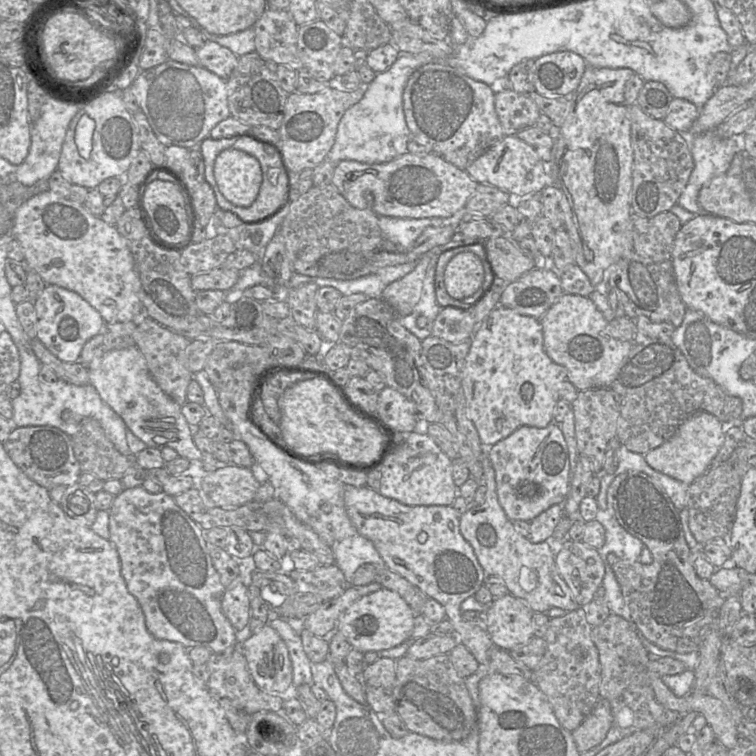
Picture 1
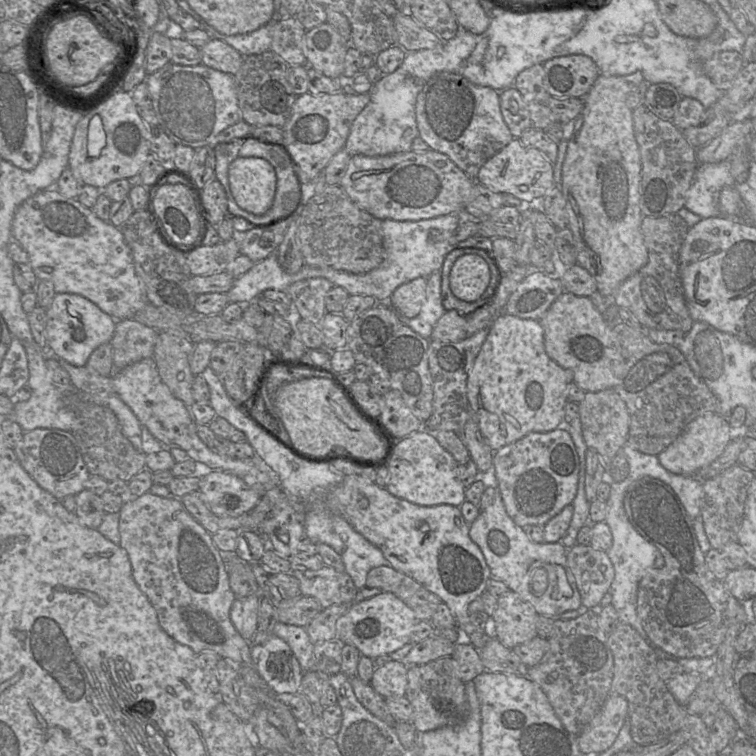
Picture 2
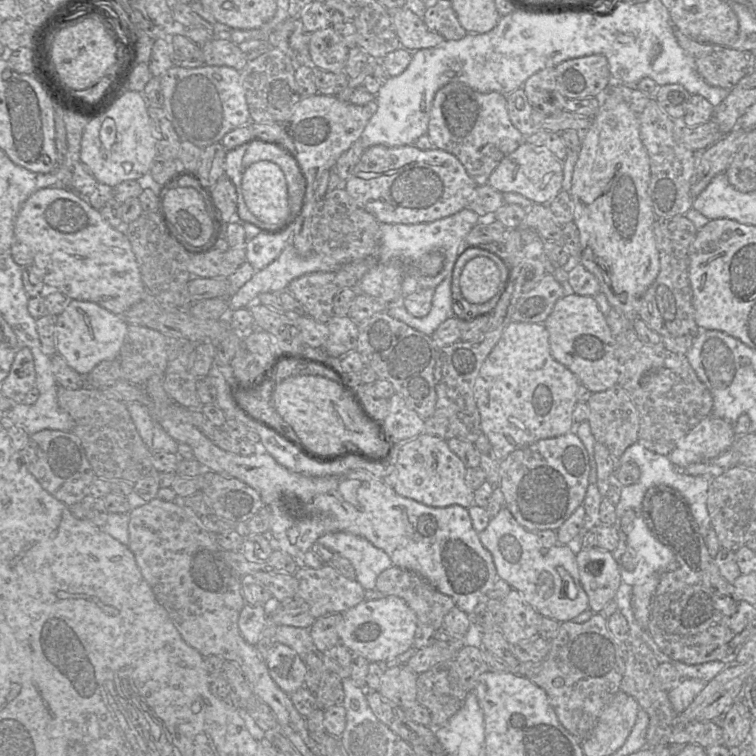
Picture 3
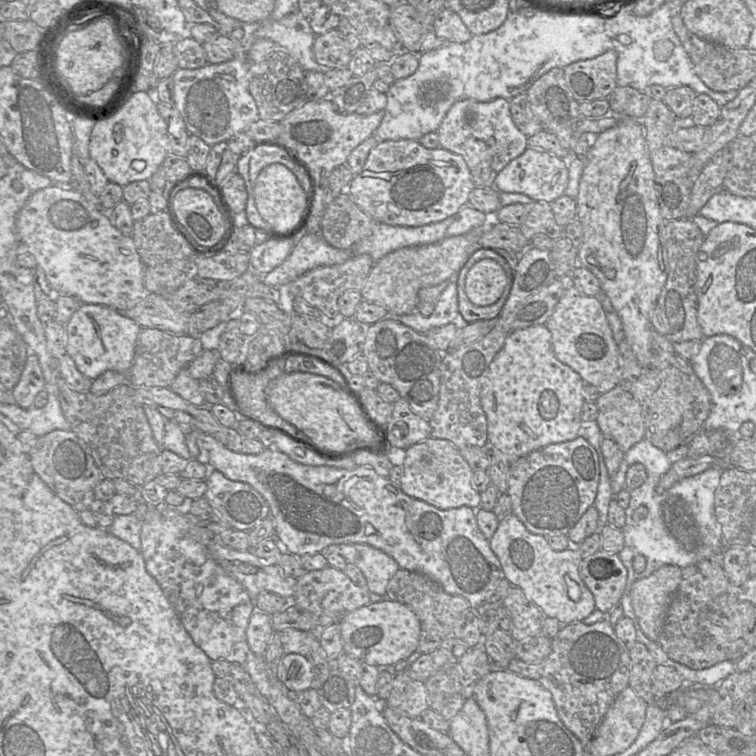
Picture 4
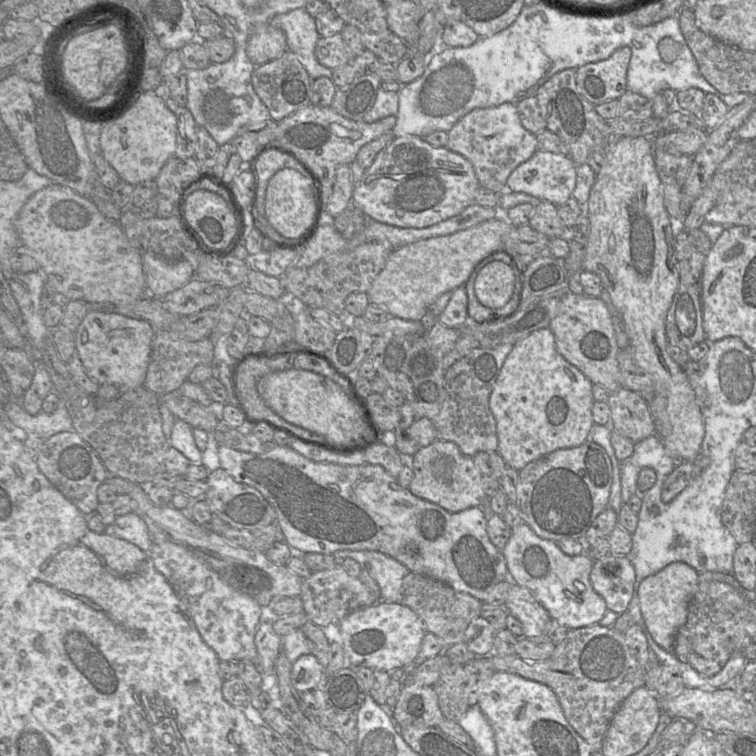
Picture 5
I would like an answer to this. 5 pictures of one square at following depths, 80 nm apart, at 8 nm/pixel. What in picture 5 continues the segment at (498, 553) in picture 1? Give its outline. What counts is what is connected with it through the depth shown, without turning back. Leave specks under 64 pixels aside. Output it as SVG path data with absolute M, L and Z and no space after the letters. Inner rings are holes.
M525 523L511 528L511 536L501 550L511 581L529 589L551 619L569 630L598 624L608 609L590 582L594 561L584 553L576 556L563 553L555 542L539 537Z

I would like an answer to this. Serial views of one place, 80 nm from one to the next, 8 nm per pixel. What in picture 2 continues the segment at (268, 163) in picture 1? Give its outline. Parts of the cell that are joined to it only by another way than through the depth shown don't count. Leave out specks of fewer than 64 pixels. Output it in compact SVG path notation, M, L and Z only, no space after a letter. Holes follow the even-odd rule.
M247 140L242 143L239 151L241 157L259 157L267 160L276 172L276 187L272 207L263 215L255 215L240 208L231 192L226 192L228 200L228 215L246 219L253 225L271 223L272 219L281 215L285 209L289 194L299 191L298 177L294 163L290 155L278 146L259 143L255 140Z

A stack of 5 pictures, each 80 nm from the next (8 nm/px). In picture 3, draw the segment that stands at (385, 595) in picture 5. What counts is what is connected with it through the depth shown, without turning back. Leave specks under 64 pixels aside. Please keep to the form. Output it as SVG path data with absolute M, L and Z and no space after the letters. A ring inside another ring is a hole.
M349 532L328 533L318 538L318 544L348 559L356 573L356 581L365 590L376 589L378 575L393 566L390 557L364 537Z

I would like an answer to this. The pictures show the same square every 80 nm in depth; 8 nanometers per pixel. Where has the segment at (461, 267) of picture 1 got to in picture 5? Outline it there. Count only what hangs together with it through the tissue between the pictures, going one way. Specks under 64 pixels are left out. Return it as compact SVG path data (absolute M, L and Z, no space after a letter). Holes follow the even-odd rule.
M491 261L478 272L474 290L479 302L489 308L501 308L512 298L516 276L512 267Z

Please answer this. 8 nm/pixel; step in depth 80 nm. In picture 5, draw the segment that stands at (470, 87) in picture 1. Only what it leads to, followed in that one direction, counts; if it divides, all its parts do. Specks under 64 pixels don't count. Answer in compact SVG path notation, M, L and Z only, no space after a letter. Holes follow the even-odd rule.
M512 103L472 110L448 131L446 147L468 159L480 186L496 194L508 191L507 179L512 171L538 150L536 136L523 127Z

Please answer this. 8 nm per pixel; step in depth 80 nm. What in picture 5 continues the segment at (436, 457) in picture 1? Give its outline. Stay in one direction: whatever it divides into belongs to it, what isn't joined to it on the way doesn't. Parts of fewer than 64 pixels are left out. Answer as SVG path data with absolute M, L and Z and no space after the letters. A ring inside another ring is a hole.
M435 440L412 456L413 479L409 491L416 497L437 504L449 512L479 507L488 499L481 487L482 473L472 457L463 454L450 441Z

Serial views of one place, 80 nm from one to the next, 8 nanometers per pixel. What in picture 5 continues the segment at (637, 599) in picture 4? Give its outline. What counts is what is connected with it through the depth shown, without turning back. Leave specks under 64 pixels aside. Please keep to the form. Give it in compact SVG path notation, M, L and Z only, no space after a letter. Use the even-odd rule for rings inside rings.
M674 562L646 577L637 589L641 614L653 640L665 650L672 651L678 630L686 623L688 605L699 585L699 573L690 565Z

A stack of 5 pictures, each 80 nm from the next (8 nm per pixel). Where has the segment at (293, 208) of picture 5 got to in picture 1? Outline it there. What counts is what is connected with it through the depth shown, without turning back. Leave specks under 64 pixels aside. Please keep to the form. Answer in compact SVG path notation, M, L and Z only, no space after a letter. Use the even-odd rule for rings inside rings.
M234 148L223 150L215 159L213 175L219 191L233 205L249 207L256 200L262 182L256 157Z

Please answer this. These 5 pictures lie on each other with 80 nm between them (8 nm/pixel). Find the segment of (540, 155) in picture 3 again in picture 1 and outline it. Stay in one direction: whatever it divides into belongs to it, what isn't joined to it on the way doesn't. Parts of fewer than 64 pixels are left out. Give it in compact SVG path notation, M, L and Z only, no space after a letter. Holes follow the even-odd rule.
M504 136L474 160L465 171L478 184L505 190L517 200L538 195L545 187L552 185L552 178L545 172L545 163L529 144L516 136Z

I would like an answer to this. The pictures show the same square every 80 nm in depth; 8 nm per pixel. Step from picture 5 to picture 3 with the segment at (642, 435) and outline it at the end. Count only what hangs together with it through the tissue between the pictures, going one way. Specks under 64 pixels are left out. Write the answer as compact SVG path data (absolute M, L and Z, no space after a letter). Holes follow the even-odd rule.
M617 384L608 390L592 393L587 405L589 407L587 421L591 432L596 442L607 446L614 459L614 470L618 470L620 456L630 445L638 441L639 413L629 393Z

